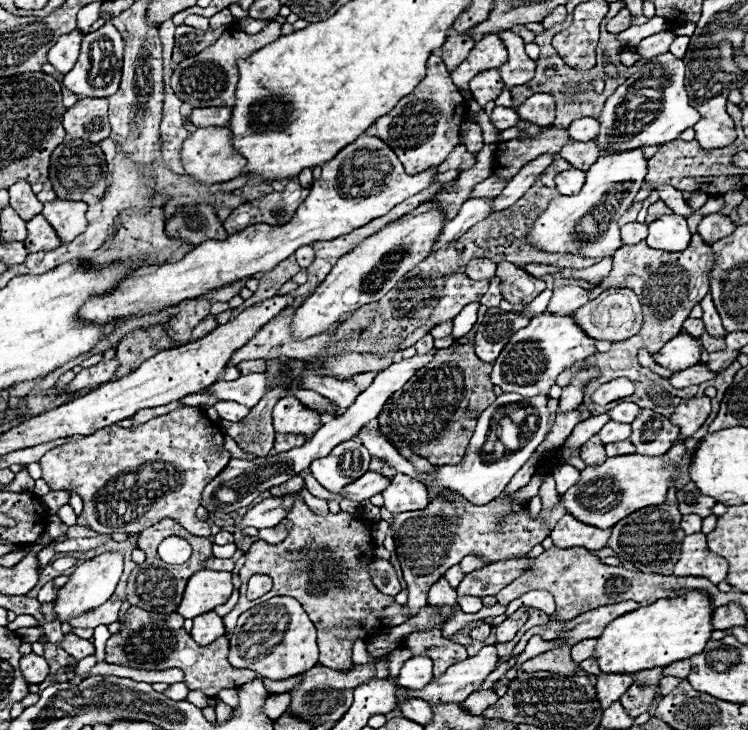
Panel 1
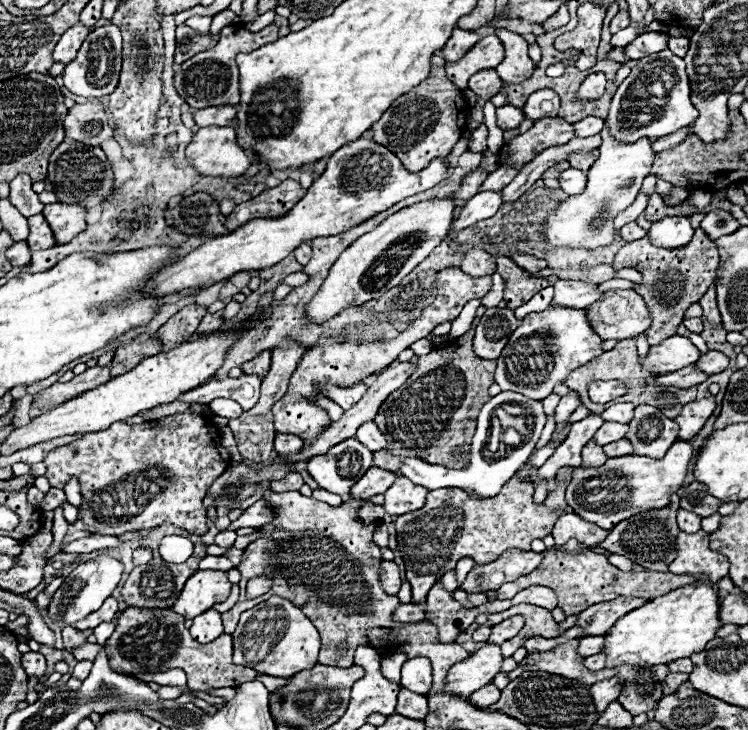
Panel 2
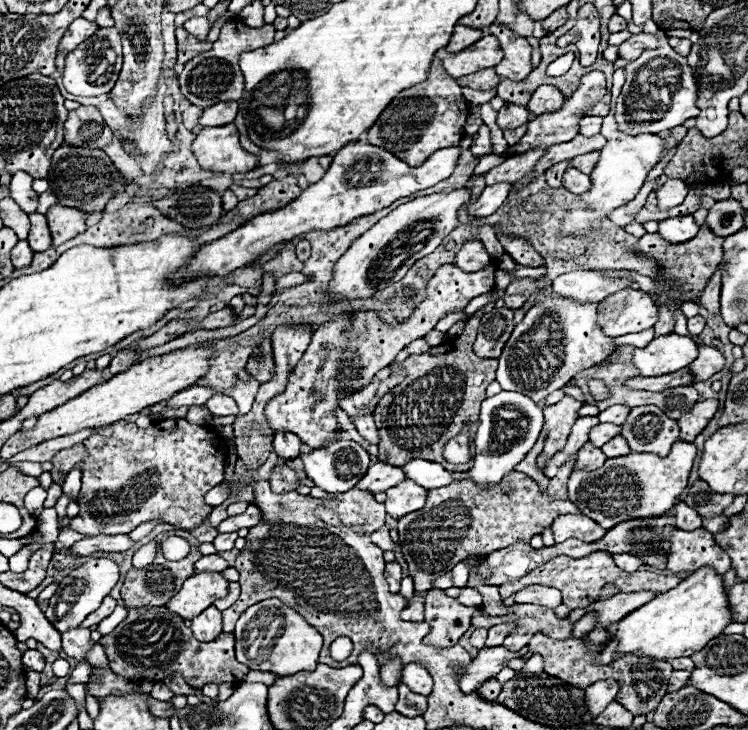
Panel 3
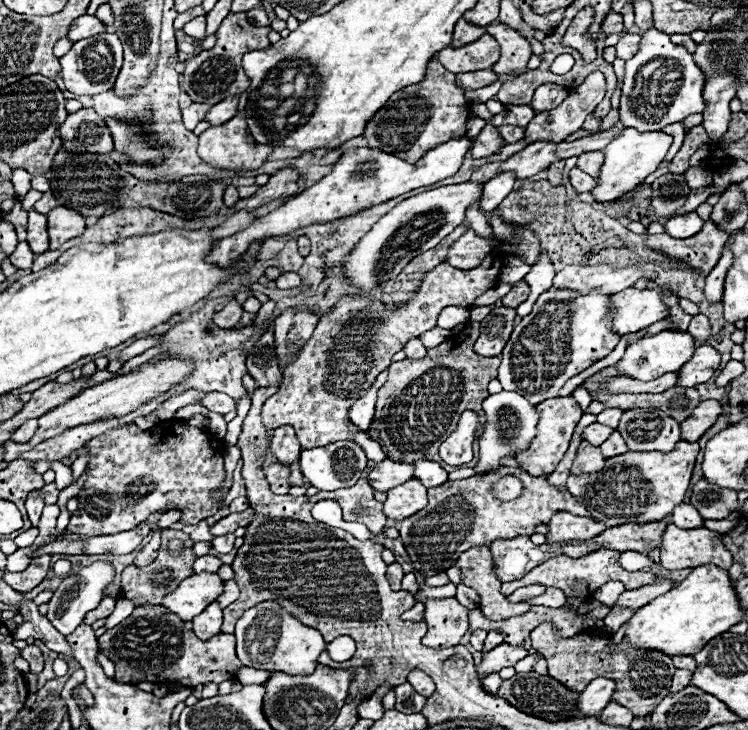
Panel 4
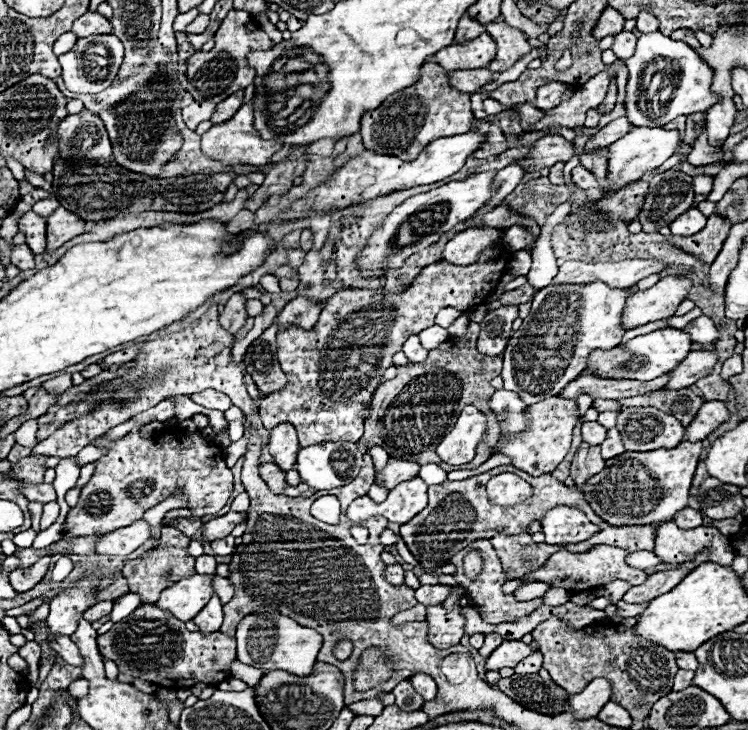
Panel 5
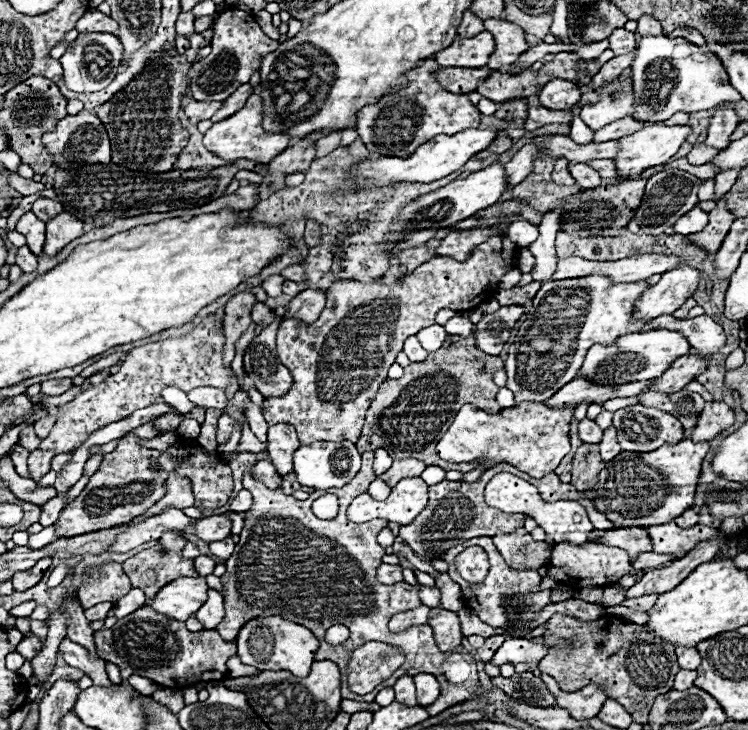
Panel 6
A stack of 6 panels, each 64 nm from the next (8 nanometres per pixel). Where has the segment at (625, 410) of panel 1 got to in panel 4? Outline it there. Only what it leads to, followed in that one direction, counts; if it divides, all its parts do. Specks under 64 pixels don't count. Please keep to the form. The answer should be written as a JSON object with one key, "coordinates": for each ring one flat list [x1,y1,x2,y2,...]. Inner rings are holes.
{"coordinates":[[606,408,604,412,600,412,600,414,598,414,598,422,600,422,600,424,608,424,608,426,616,428,616,426,618,426,618,422,620,422,620,418,622,418,622,414,624,414,624,410,622,410,622,408]]}

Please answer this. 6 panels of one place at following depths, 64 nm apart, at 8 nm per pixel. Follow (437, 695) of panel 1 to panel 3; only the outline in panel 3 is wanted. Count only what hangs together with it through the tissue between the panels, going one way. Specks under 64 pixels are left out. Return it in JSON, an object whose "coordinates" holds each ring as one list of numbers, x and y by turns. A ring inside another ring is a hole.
{"coordinates":[[492,646,492,648,482,648,478,652,476,658,472,658,466,666,462,666,462,672,460,672,460,690,464,694,470,694,474,692,476,688,480,688,486,680,494,678,506,664,508,660,512,658,518,658,518,652,512,654,508,652,504,646]]}

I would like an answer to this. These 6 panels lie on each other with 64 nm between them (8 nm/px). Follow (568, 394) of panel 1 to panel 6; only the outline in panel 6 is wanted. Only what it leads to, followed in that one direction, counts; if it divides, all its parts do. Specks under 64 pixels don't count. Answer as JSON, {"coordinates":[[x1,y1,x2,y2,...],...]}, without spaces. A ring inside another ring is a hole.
{"coordinates":[[520,402,516,408,500,410,498,414,486,414,472,404,464,404,456,414,450,430,442,436,436,446,436,452,442,460,460,464,484,458,484,462,466,472,464,480,472,482,484,472,484,464,490,460,506,462,516,466,518,470,530,474,532,478,540,478,548,472,554,472,562,458,570,452,570,422,574,418,574,408,550,408,544,402]]}

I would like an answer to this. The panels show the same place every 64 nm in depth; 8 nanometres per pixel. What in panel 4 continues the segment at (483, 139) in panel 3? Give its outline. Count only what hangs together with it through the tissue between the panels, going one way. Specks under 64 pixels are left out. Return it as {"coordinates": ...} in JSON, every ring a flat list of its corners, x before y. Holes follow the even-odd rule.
{"coordinates":[[486,124,482,128,482,132,474,138,474,144,472,144,470,152,472,152,474,158,488,158,488,156,500,152,500,148,502,148,500,144,502,144,502,138,500,138,496,126]]}

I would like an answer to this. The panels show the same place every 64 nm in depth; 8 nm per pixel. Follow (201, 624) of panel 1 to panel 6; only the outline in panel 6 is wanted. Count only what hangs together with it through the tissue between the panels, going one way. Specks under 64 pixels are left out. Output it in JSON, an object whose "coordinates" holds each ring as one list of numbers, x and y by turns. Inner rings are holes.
{"coordinates":[[208,590,208,600,202,604,200,612,194,614,194,618,206,628,206,630,216,630,220,620,224,618,224,600,220,592]]}

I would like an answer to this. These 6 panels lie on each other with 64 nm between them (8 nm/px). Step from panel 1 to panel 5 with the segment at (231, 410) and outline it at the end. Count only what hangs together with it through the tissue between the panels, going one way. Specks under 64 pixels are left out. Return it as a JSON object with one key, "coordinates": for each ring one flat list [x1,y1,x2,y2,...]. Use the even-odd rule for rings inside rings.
{"coordinates":[[204,390,204,392,198,392,198,394,192,394,192,400,202,404,204,408,220,410,220,412,226,412,232,406,230,398,224,396,222,392,216,392,216,390]]}

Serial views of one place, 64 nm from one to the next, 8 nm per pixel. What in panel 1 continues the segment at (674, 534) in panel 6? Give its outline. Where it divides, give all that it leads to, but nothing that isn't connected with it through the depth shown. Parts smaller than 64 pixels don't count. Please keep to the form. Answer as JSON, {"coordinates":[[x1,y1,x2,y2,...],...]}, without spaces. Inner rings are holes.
{"coordinates":[[702,532,684,538,680,562,674,566,676,576,704,576,712,580,712,584,720,584,726,578,726,572,728,562,708,550,706,536]]}

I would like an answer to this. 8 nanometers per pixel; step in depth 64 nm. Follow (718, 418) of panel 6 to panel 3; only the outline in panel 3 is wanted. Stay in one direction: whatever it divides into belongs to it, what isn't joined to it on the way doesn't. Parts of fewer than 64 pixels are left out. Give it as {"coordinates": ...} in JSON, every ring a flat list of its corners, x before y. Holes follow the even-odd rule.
{"coordinates":[[714,398,696,402,684,416,678,418,680,440,692,442,706,428,706,424,712,420,716,410,718,410,718,400,714,400]]}

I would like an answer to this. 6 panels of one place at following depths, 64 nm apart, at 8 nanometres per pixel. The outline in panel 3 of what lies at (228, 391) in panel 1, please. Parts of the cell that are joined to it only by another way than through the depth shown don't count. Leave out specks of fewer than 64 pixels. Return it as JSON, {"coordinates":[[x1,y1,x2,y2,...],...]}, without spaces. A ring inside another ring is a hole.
{"coordinates":[[250,378,250,380,236,380,236,386,228,392,230,398,234,398,238,404,239,414,237,417,242,416,244,412,250,412,252,406,248,406,248,400,254,400,256,392,258,392,258,380],[192,386,192,388,186,388,184,392,178,392,172,400,168,400,166,404,168,406,174,406,174,408,180,408,180,406,192,406,192,404,206,404,208,398,212,398,216,394,216,390,212,388,206,388,206,386]]}

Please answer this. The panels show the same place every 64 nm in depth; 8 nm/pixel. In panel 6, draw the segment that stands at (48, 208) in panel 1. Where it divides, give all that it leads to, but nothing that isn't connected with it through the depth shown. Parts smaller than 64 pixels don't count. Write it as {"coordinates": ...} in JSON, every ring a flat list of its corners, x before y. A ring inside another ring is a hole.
{"coordinates":[[62,212,46,222,46,244,44,254,56,256,68,242,72,242,76,236,84,234,84,222,76,216]]}

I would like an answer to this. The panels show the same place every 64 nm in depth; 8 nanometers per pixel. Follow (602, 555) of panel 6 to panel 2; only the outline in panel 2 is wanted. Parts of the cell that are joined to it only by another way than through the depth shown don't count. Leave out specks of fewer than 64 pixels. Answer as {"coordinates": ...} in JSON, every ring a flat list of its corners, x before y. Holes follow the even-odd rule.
{"coordinates":[[554,546,554,548,548,548,544,552,544,558,542,558,540,566,534,572,530,572,526,576,520,576,514,582,502,584,502,588,498,590,498,600,510,600,518,592,522,592,524,588,530,588,530,586,546,586,546,588,552,588,556,592,558,608,562,608,566,616,576,616,582,610,590,608,592,604,610,602,616,596,644,598,648,602,648,600,654,600,656,596,664,596,664,594,672,592,674,588,682,588,682,586,688,586,688,584,694,584,694,582,696,582,696,578,688,576,688,574,686,576,676,576,672,572,648,572,648,570,622,572,616,566,612,566,606,556,596,554,592,550,572,554,572,552,558,550]]}

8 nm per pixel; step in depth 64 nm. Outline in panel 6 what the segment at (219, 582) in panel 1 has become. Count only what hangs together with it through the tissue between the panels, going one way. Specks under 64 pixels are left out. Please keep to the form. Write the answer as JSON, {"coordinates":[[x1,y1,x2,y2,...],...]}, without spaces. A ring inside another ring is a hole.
{"coordinates":[[204,576,198,578,178,578,170,584,166,584,154,600,148,600,148,604,170,618,176,618,180,622,186,622,190,616,194,616,204,600,208,600,208,584]]}

